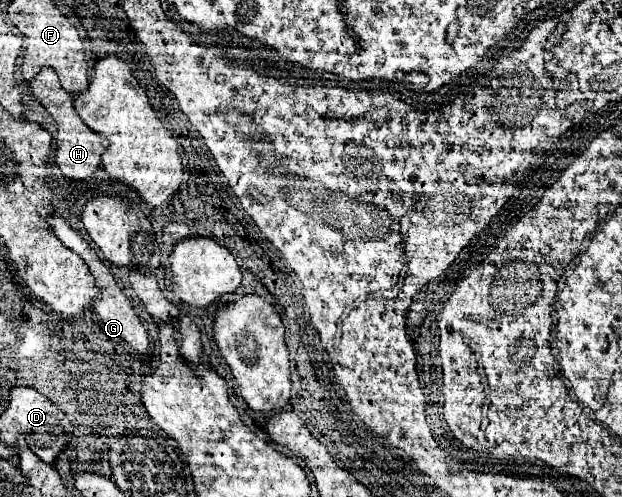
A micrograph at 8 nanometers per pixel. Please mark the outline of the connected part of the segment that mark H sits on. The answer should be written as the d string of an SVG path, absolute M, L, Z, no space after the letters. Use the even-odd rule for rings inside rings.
M44 67L32 81L30 87L34 91L34 95L40 99L40 103L44 105L44 109L54 117L56 127L58 127L58 139L56 139L56 163L60 167L60 171L70 177L70 179L86 179L90 177L98 167L100 167L100 157L102 153L108 149L108 141L106 137L98 135L96 131L88 129L88 125L78 117L76 109L74 109L74 97L70 93L66 93L60 87L58 75L54 73L54 69Z

